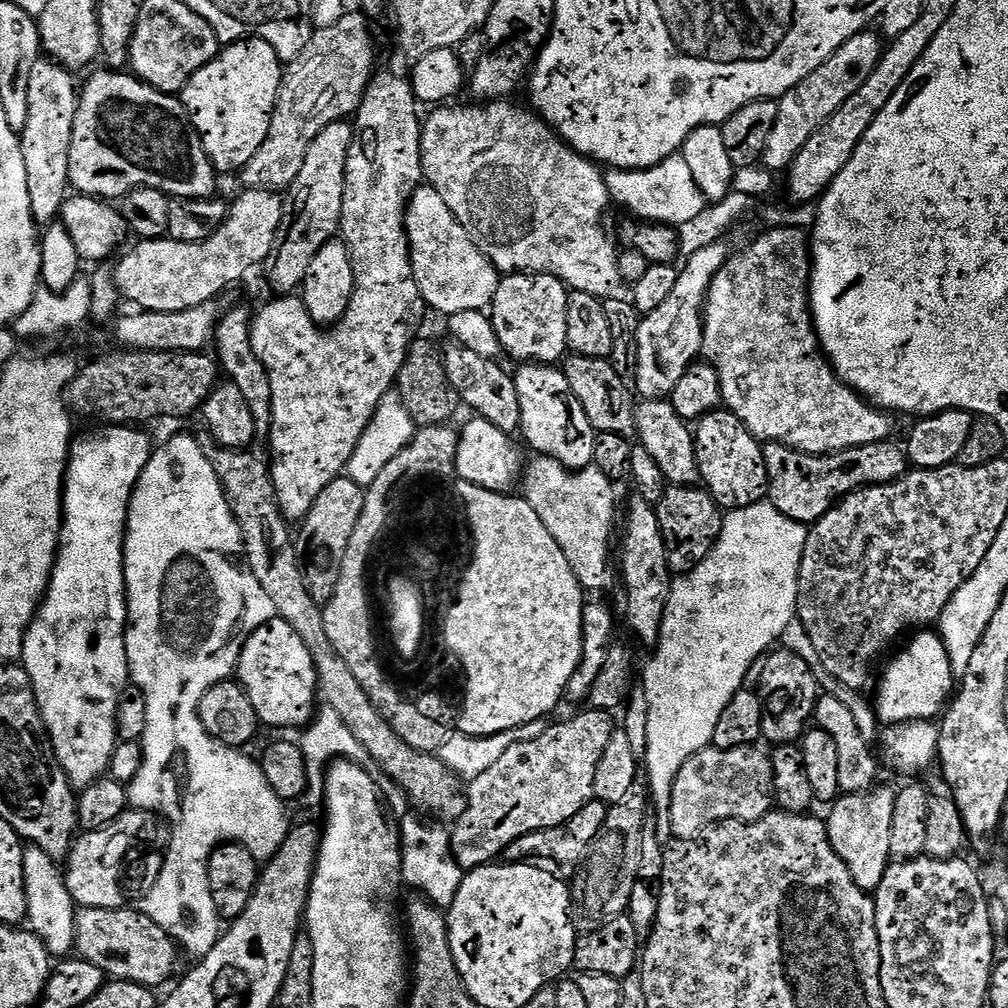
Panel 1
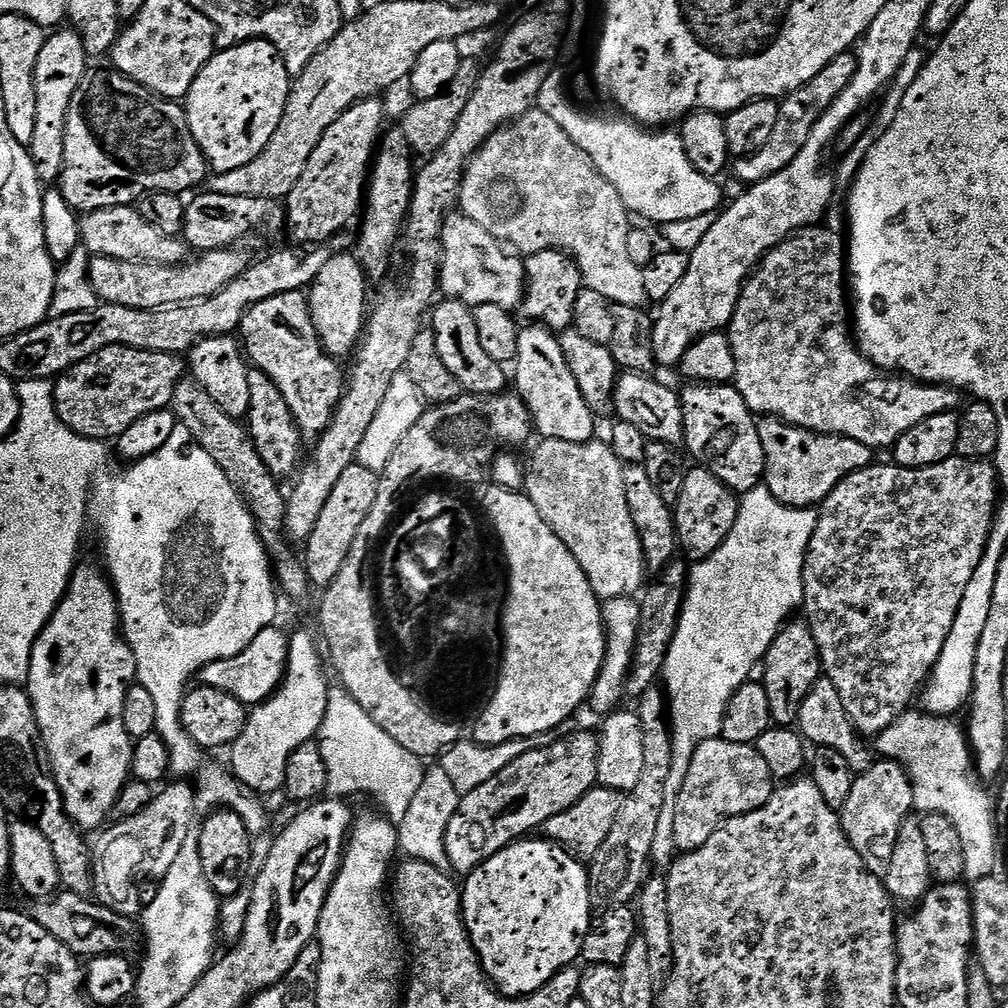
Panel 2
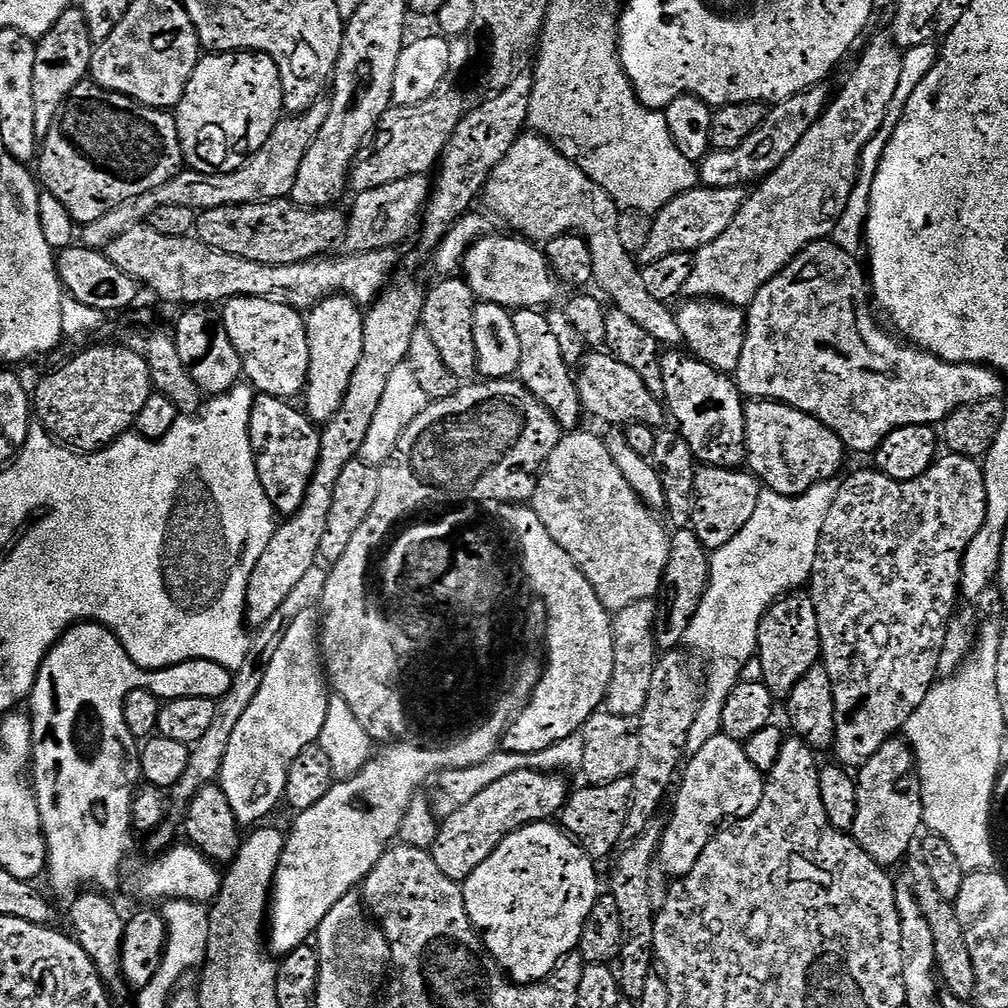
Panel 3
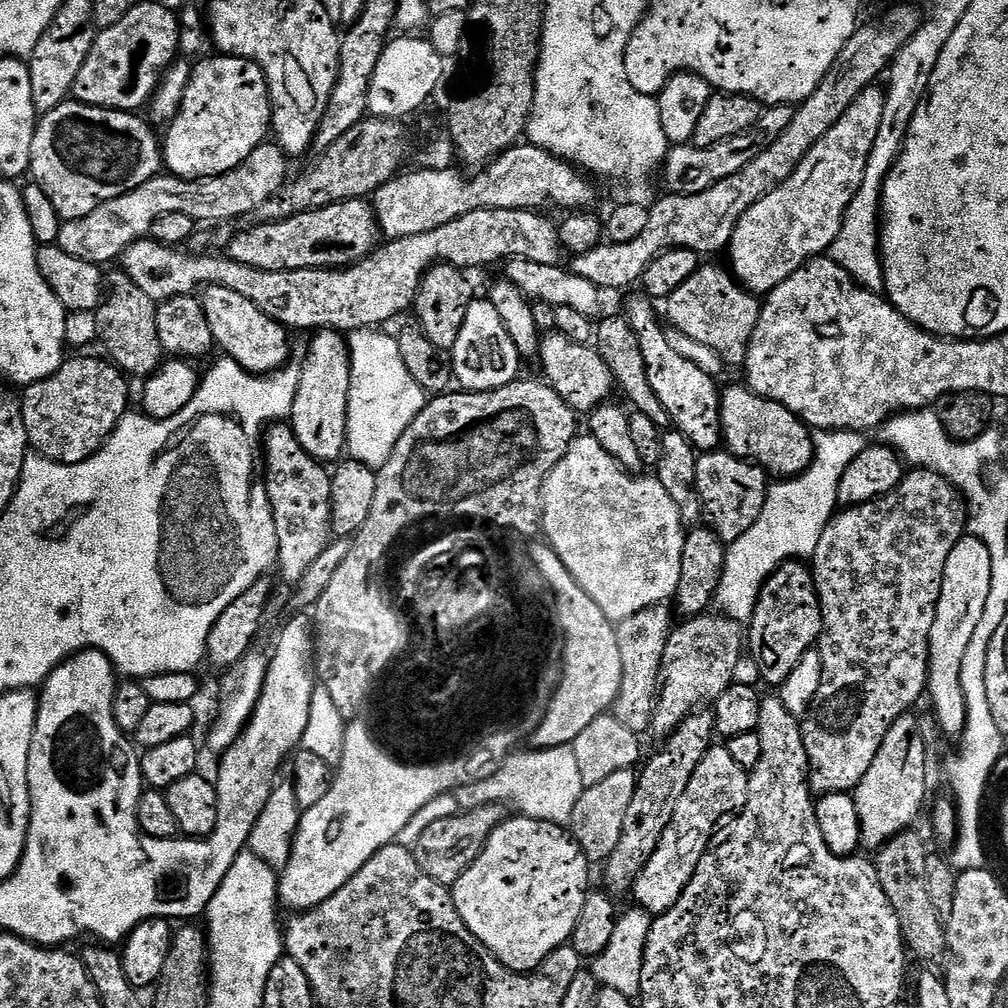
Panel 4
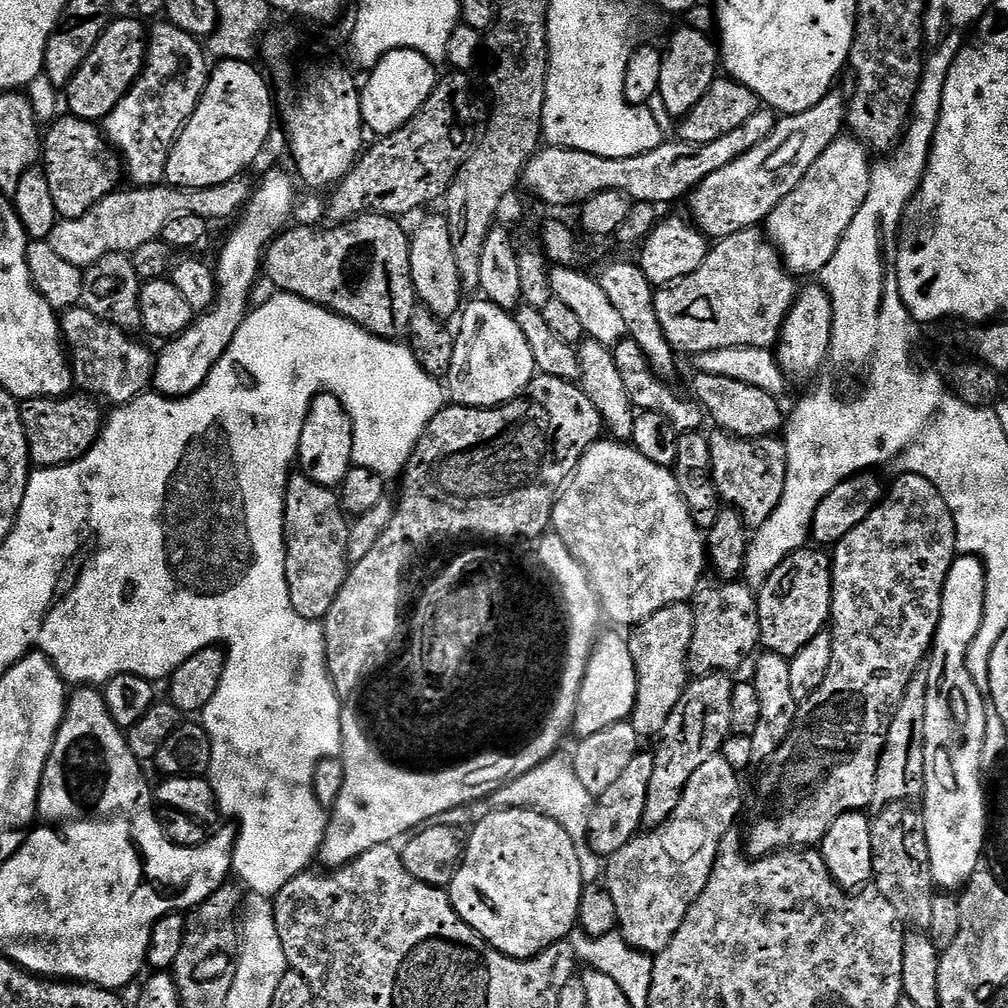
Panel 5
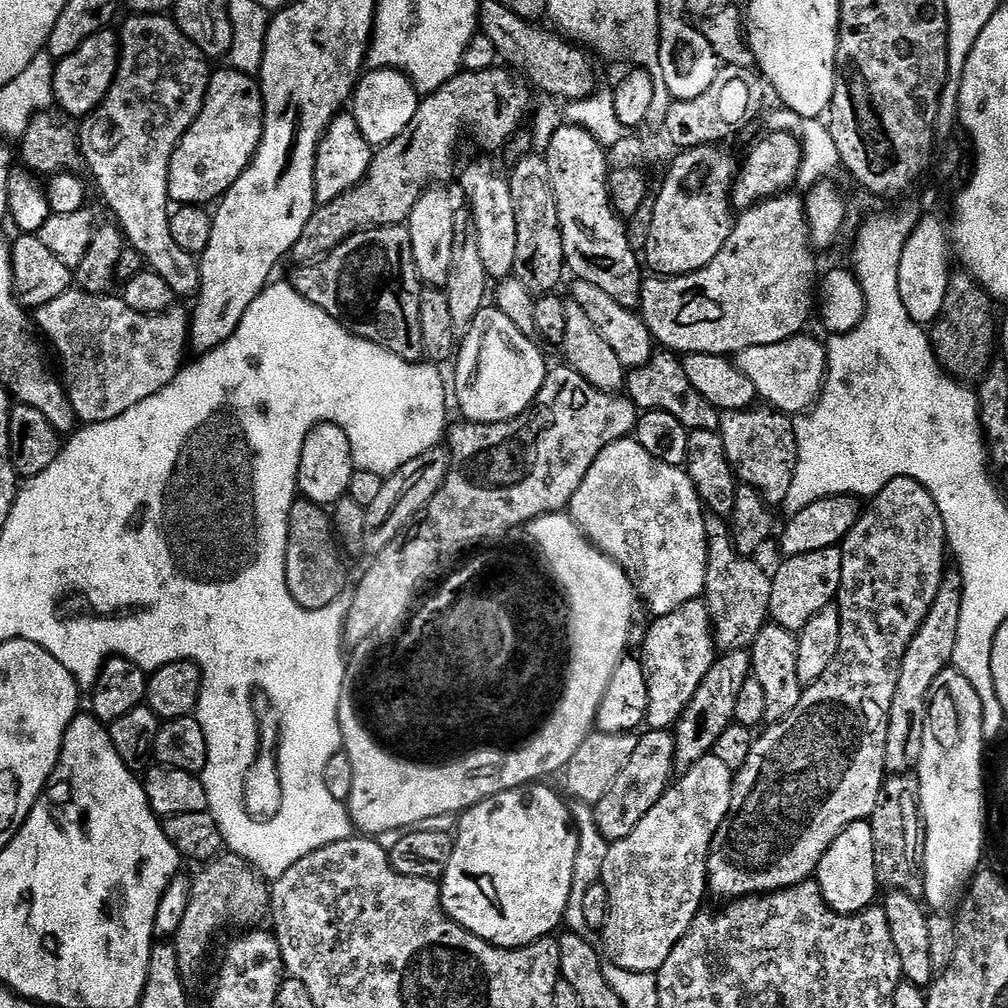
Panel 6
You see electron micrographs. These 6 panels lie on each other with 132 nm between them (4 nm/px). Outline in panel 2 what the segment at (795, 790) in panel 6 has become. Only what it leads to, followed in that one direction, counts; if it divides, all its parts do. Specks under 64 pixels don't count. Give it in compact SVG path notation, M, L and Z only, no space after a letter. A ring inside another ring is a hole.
M954 455L946 462L938 462L925 468L897 468L895 463L887 463L876 462L870 468L850 474L824 499L824 503L818 508L816 529L810 538L808 553L804 555L802 612L808 615L806 623L811 628L820 651L823 675L834 684L834 690L838 690L839 696L842 697L842 706L846 706L850 722L865 738L878 737L889 725L909 711L908 703L915 696L917 699L922 685L942 654L942 646L950 634L950 626L954 626L962 594L966 594L966 586L970 586L970 578L974 578L974 570L978 570L978 562L982 562L982 554L992 536L992 525L998 511L998 477L995 467L988 460L971 460L965 456Z

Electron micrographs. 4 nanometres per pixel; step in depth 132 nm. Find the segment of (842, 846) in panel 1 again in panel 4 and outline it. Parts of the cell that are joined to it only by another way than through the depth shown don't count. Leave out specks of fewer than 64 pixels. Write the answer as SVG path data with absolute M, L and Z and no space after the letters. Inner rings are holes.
M915 715L899 716L890 726L870 770L854 789L860 818L860 842L866 849L879 850L899 832L907 832L920 816L928 796L928 744Z

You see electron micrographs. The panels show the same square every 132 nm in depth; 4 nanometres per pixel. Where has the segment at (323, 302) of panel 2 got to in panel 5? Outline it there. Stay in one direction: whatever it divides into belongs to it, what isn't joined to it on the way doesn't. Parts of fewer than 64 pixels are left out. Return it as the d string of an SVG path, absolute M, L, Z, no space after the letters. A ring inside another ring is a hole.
M323 391L315 396L308 407L308 416L300 431L298 468L306 478L322 486L335 489L346 478L352 463L352 420L344 403L331 392Z

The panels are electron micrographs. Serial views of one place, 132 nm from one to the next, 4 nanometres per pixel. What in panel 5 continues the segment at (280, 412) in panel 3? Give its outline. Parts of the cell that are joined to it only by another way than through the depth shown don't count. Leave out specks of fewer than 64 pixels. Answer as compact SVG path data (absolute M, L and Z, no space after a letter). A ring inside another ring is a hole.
M303 474L289 475L284 491L284 553L286 554L286 586L290 590L292 609L304 622L323 621L334 604L338 590L344 585L350 563L347 558L349 521L340 506L339 495L333 489L322 486Z

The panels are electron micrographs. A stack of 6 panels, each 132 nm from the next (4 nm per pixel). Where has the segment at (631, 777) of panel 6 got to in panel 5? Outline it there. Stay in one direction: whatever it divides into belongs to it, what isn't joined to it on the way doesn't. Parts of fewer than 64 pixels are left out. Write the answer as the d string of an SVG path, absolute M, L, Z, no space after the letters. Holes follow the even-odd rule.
M647 750L637 752L634 762L630 762L630 766L622 770L622 775L604 793L595 797L592 812L588 816L588 844L595 855L601 858L612 856L641 831L646 808L646 790L650 788L653 768L653 753Z

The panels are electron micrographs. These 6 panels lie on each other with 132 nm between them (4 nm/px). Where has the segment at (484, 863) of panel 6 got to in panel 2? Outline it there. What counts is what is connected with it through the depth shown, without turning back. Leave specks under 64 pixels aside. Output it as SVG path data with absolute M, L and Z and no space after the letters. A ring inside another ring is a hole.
M521 838L515 844L509 844L498 854L494 854L485 864L479 864L473 872L467 873L465 884L462 884L462 911L464 914L464 926L468 929L468 939L472 942L472 948L476 952L476 958L484 969L485 976L503 995L510 997L528 996L531 992L537 992L543 984L548 984L554 974L558 974L563 968L575 965L580 960L580 947L584 941L584 935L588 933L588 925L594 919L594 909L590 890L588 889L588 870L581 861L573 858L569 852L552 843L547 838Z

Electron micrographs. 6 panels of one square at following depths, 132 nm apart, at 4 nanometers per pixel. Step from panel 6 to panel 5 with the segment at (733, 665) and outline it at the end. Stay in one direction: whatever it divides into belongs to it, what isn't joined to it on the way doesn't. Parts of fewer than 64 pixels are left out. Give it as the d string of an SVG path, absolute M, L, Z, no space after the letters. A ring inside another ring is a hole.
M705 672L697 675L684 689L682 698L678 698L678 706L666 718L666 726L660 732L658 743L654 748L654 768L650 774L650 788L646 790L646 808L644 810L643 827L651 830L657 825L668 820L668 816L674 812L694 770L702 766L710 758L714 758L720 751L726 738L732 732L732 719L730 718L730 698L734 696L734 680L727 672Z

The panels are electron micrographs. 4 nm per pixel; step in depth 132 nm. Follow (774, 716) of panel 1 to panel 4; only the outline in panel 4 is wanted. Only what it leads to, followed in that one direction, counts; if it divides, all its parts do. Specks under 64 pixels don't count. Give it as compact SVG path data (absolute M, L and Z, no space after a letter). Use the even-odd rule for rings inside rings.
M799 559L789 560L773 572L760 591L756 609L752 611L752 619L746 628L746 648L750 656L752 652L752 660L761 678L768 684L781 686L803 656L817 647L823 630L824 619L811 567Z

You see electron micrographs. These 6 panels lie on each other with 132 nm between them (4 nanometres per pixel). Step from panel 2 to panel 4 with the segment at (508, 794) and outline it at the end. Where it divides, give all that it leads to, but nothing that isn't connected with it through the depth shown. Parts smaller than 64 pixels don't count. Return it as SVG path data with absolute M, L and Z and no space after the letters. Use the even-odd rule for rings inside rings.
M487 804L476 810L461 811L452 817L442 818L427 827L414 847L418 866L422 866L422 870L426 870L426 874L430 874L430 878L439 884L456 884L458 878L462 878L462 874L466 874L468 867L478 858L478 854L482 854L492 831L504 823L506 813L502 809L500 804Z

